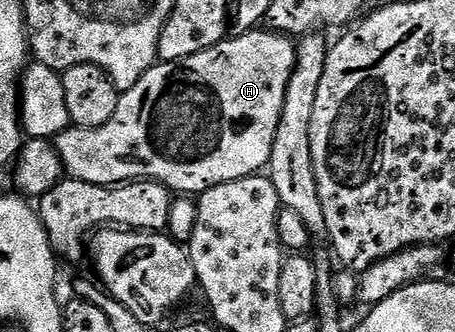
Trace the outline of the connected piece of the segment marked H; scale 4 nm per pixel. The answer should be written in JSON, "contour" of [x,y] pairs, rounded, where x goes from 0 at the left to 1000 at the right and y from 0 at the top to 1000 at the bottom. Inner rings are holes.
{"contour":[[[569,84],[552,90],[547,102],[499,111],[484,133],[475,133],[448,157],[431,157],[431,169],[413,169],[404,181],[385,187],[347,187],[325,217],[316,217],[316,229],[308,229],[308,241],[288,271],[275,274],[262,292],[255,337],[246,337],[246,361],[237,361],[237,373],[220,373],[211,386],[156,377],[152,389],[127,401],[125,413],[116,419],[116,431],[119,443],[127,449],[136,509],[152,533],[213,560],[266,560],[273,548],[310,548],[314,542],[354,548],[376,578],[389,578],[400,590],[433,590],[475,554],[527,542],[549,524],[582,515],[593,497],[598,434],[607,422],[615,337],[624,325],[624,289],[633,277],[633,241],[642,229],[648,181],[651,139],[631,105],[604,102],[591,84]]]}

